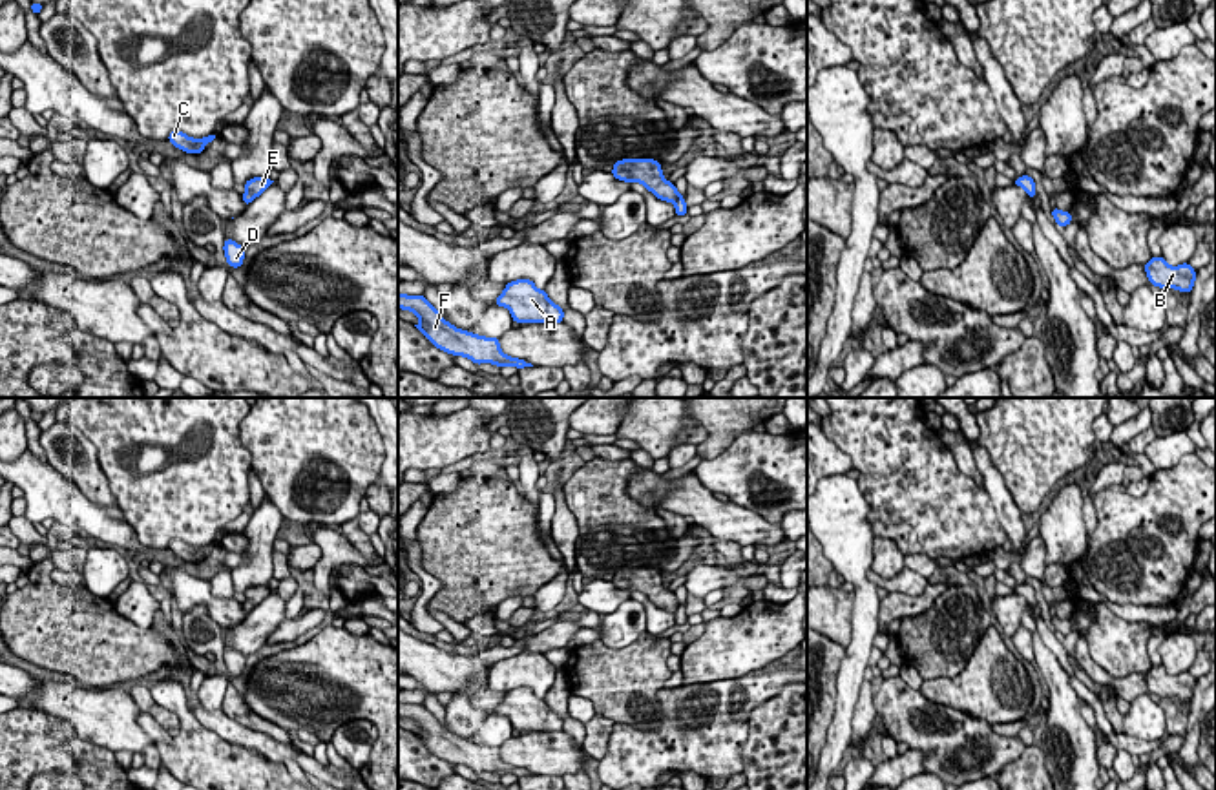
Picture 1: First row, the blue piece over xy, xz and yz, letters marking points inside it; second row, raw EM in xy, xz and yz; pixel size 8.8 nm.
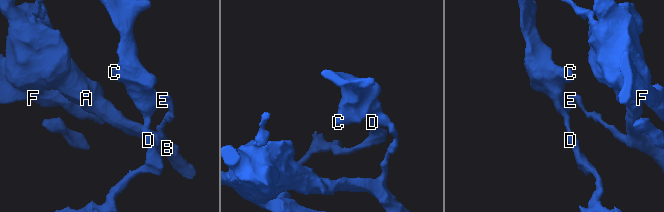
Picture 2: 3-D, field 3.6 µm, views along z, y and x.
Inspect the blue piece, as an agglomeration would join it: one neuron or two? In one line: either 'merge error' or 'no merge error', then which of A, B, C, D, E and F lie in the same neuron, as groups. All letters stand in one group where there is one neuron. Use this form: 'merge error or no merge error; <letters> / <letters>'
merge error; A B / C D E F

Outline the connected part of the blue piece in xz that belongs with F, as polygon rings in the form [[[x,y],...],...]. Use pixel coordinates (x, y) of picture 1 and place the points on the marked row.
[[[398,294],[398,308],[411,310],[420,323],[414,325],[436,348],[469,358],[473,363],[493,363],[500,369],[506,365],[524,369],[533,367],[524,359],[506,356],[500,350],[498,338],[484,338],[460,330],[447,323],[424,296]]]

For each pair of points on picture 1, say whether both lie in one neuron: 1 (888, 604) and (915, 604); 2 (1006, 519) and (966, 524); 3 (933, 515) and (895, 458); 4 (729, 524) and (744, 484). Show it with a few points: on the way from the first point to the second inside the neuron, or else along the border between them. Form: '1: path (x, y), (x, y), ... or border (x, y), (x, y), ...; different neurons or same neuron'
1: path (895, 604), (908, 604); same neuron
2: border (985, 489), (1008, 537); different neurons
3: path (922, 500), (902, 473); same neuron
4: border (729, 498), (775, 522); different neurons

